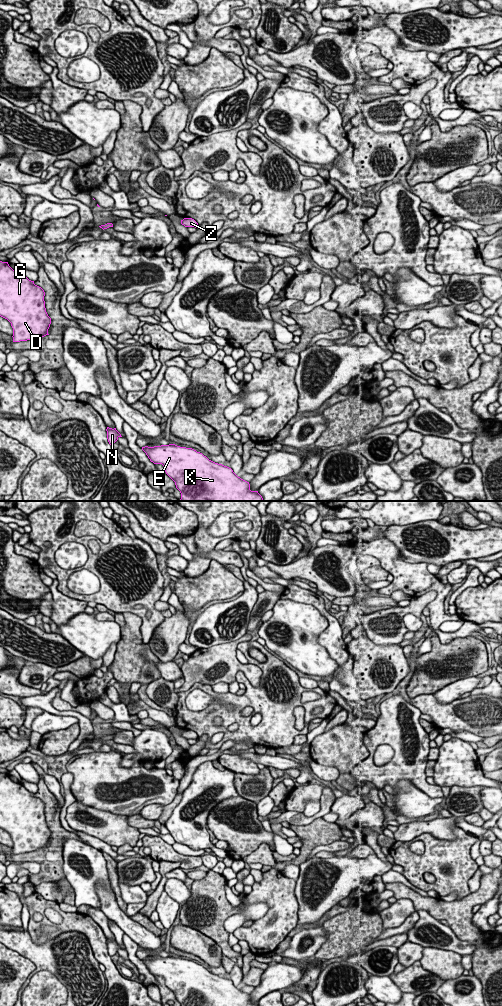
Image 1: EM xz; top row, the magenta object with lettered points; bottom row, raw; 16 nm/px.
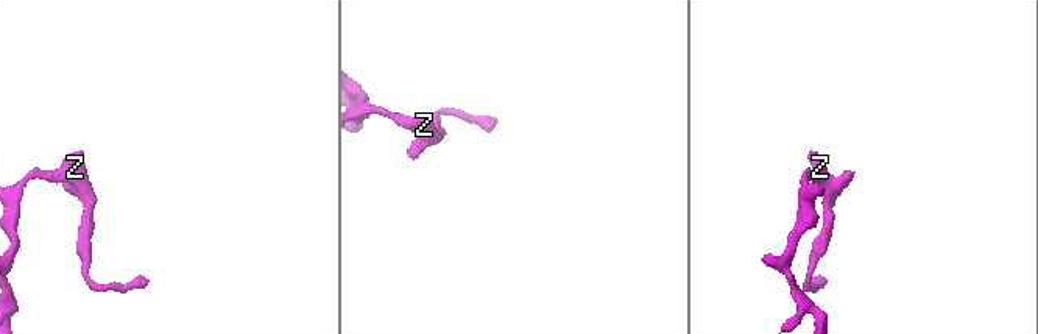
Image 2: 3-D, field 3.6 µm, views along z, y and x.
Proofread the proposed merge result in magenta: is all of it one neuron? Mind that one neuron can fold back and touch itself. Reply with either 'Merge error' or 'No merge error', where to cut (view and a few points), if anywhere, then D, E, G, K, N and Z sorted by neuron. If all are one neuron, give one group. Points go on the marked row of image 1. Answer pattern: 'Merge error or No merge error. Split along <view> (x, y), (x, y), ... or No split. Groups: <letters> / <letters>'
No merge error. No split. Groups: D E G K N Z

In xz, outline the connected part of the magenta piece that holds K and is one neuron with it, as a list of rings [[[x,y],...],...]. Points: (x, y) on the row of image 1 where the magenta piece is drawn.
[[[175,444],[142,447],[154,464],[162,464],[166,474],[181,493],[180,501],[263,501],[258,491],[251,491],[249,482],[238,477],[231,468],[209,460],[192,448]]]

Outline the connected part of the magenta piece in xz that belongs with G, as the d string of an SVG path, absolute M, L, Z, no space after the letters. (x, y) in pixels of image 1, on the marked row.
M0 261L0 316L7 319L13 328L13 342L33 340L44 337L48 334L51 318L45 308L44 290L35 285L34 281L29 280L21 271L13 270L8 262Z

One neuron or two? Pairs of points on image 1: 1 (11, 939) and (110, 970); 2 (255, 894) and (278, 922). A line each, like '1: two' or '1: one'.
1: two
2: one

